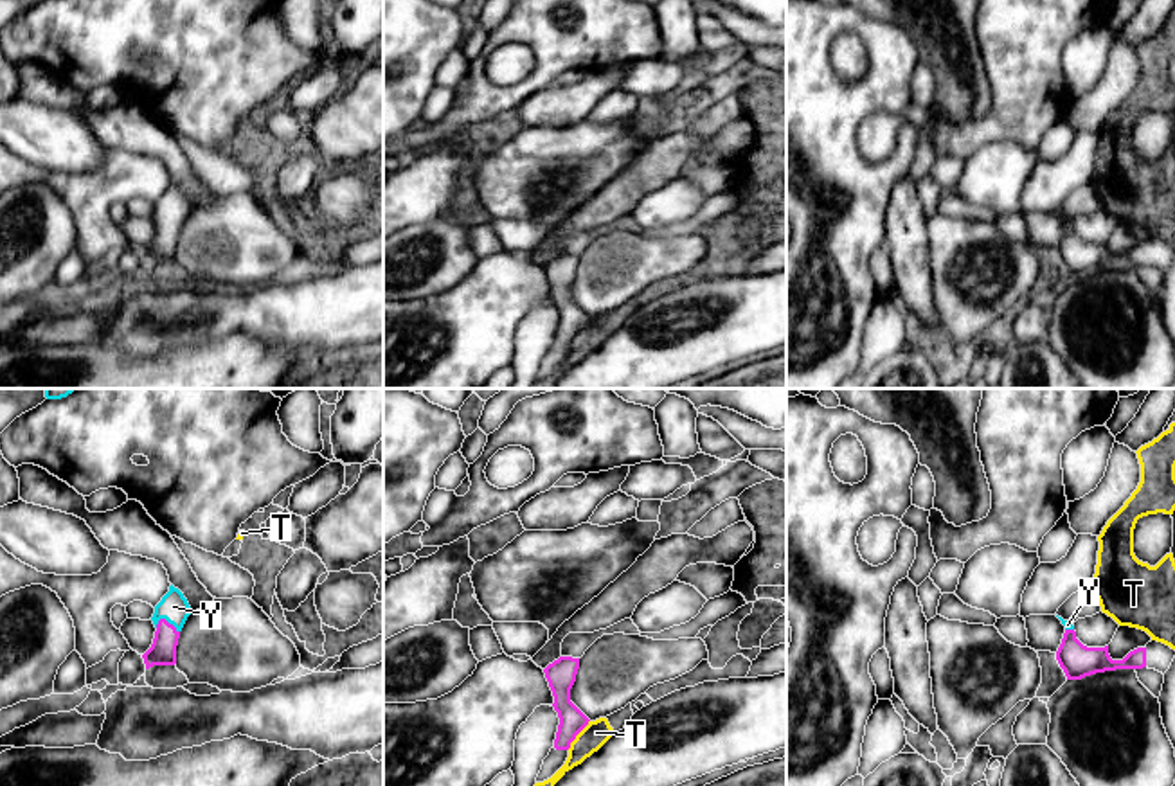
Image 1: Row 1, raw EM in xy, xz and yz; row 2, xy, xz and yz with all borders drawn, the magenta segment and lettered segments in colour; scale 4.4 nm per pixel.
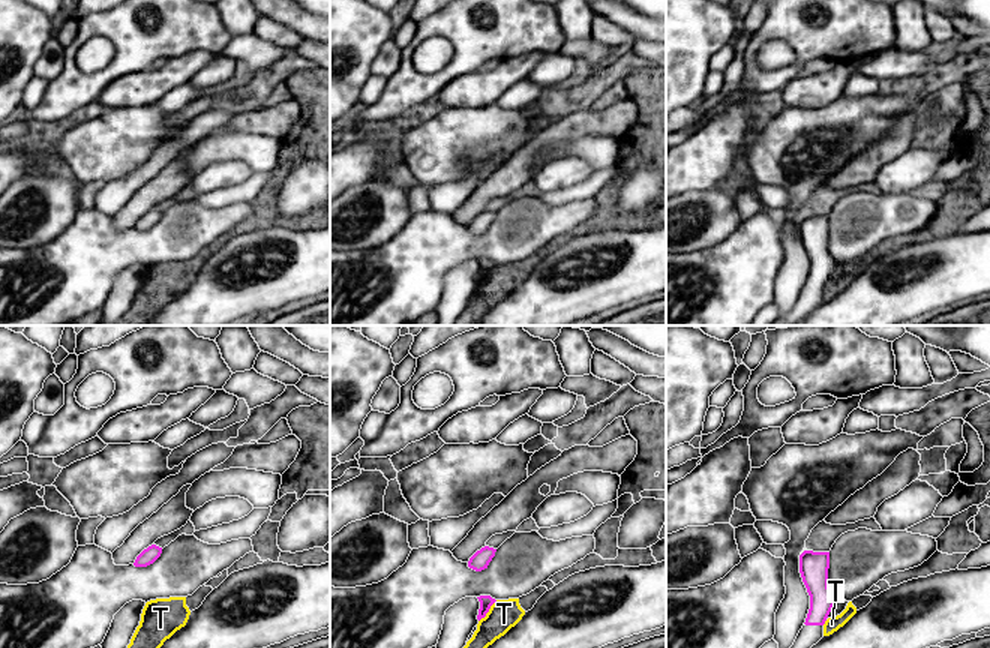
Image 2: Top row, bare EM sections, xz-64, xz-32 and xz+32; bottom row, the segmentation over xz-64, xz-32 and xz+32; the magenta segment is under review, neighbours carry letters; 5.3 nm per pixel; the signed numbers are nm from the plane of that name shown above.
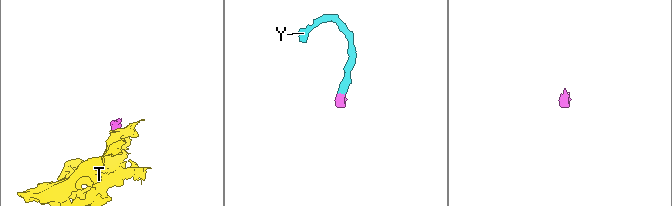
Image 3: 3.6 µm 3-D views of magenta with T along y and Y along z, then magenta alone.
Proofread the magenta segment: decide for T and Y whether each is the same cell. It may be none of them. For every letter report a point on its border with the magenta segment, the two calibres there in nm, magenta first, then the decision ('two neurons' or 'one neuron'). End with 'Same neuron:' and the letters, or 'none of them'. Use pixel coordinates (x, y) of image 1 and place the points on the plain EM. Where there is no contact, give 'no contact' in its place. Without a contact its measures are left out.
T: contact xz (578, 330); calibres 110 and 110 nm; two neurons
Y: contact xy (166, 218); calibres 120 and 130 nm; one neuron
Same neuron: Y

